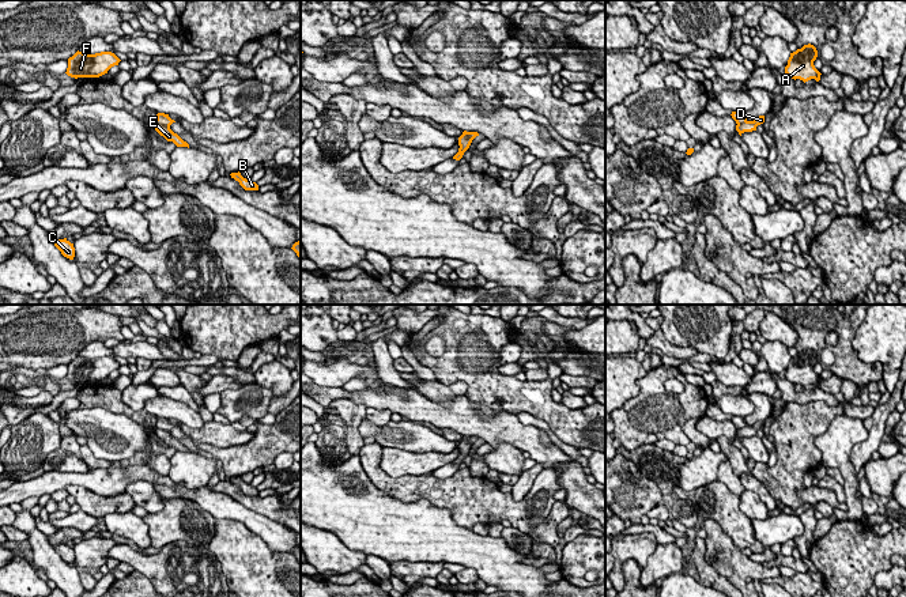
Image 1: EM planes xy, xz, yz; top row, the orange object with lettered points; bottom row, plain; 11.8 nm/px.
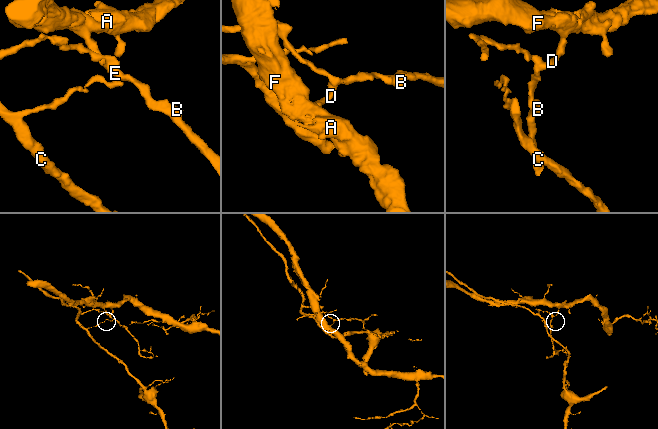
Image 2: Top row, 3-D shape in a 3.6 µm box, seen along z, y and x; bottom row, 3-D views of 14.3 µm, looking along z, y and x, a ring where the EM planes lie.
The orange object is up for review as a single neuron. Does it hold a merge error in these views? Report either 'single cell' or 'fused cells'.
fused cells

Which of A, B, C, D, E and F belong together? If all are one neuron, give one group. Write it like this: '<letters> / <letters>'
A B D E F / C

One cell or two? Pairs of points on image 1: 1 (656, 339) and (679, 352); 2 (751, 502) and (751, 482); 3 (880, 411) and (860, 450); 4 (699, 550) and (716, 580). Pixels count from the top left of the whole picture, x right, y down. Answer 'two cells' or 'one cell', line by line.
1: one cell
2: two cells
3: one cell
4: one cell

